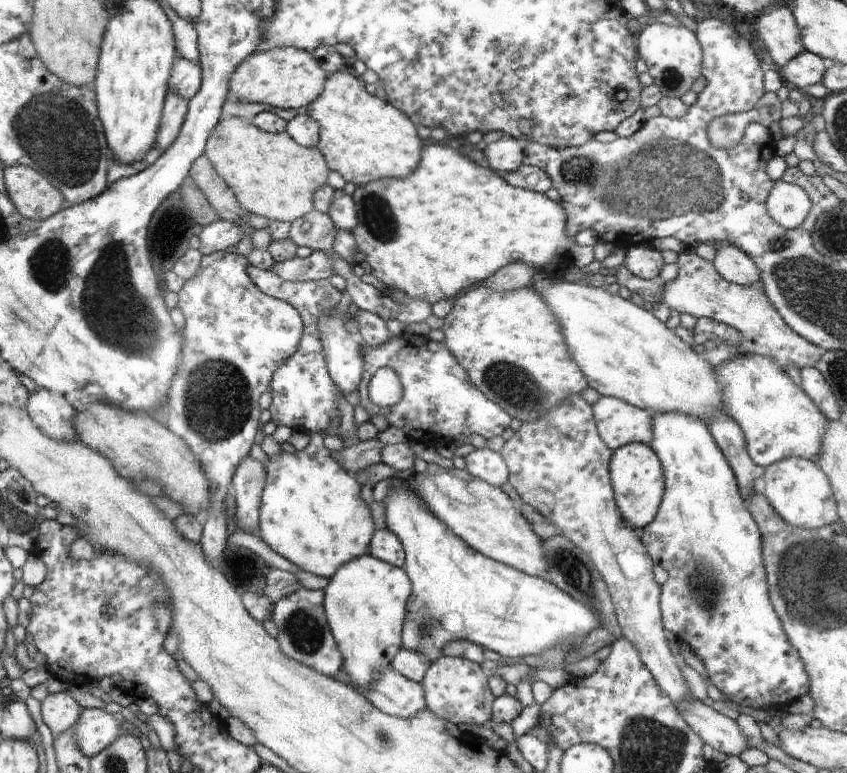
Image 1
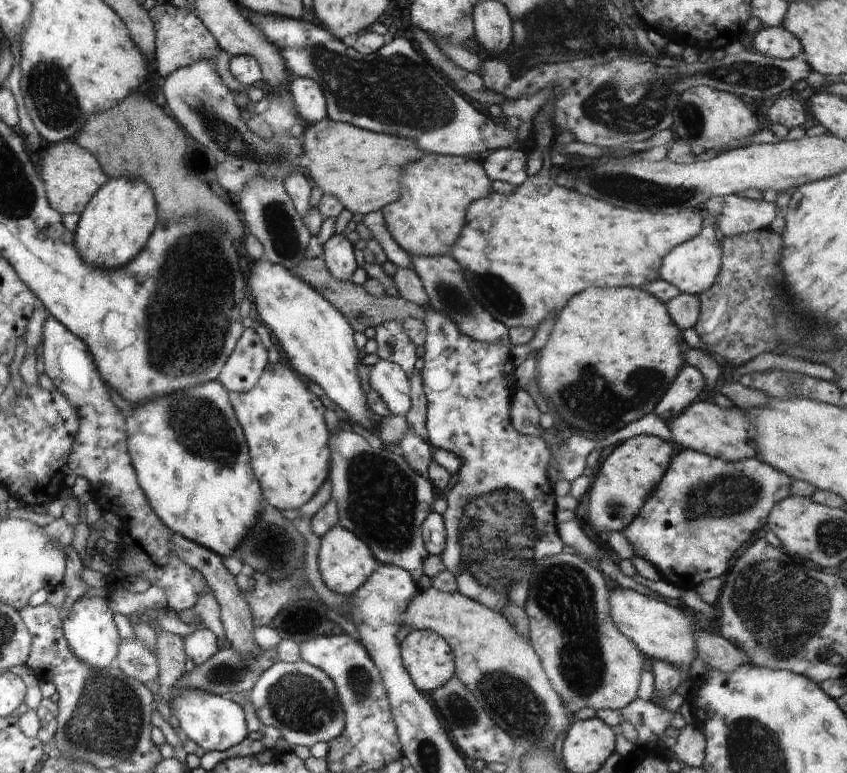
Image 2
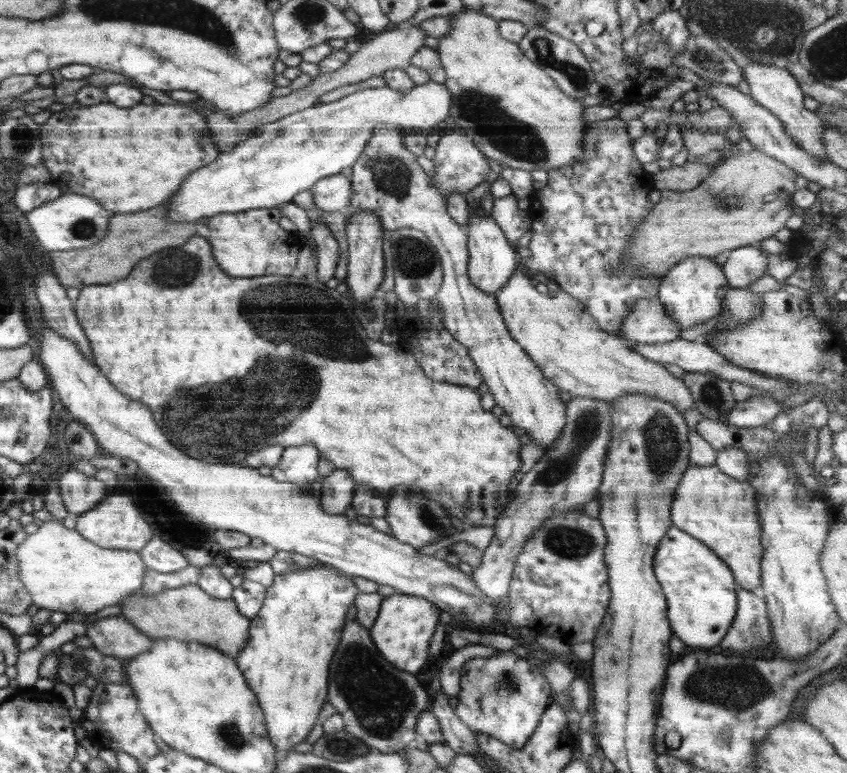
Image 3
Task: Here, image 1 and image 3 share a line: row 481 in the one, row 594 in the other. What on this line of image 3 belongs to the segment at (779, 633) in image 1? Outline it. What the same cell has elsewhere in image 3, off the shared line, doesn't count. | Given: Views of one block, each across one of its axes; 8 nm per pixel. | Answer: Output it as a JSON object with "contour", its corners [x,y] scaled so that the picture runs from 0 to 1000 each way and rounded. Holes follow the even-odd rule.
{"contour":[[[793,679],[772,715],[771,739],[786,775],[786,794],[795,821],[819,838],[841,838],[860,818],[870,788],[863,735],[830,701]]]}

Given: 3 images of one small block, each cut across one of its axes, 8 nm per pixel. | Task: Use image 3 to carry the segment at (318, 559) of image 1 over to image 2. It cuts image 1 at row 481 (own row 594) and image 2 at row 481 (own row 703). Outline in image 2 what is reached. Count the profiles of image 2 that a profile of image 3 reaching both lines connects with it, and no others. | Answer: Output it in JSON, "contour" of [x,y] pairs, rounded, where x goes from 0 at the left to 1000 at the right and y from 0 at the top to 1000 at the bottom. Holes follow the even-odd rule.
{"contour":[[[331,464],[326,470],[316,470],[305,494],[295,505],[286,510],[272,508],[272,517],[276,536],[286,552],[292,576],[294,577],[295,598],[302,621],[309,629],[312,649],[328,660],[353,660],[361,652],[375,631],[388,617],[390,582],[387,582],[387,554],[380,543],[383,523],[375,512],[368,508],[364,497],[352,489],[349,481],[333,471]]]}

